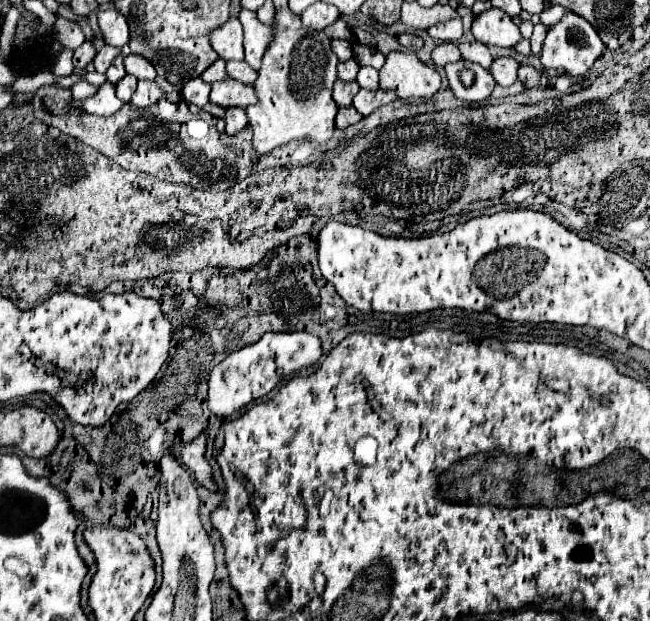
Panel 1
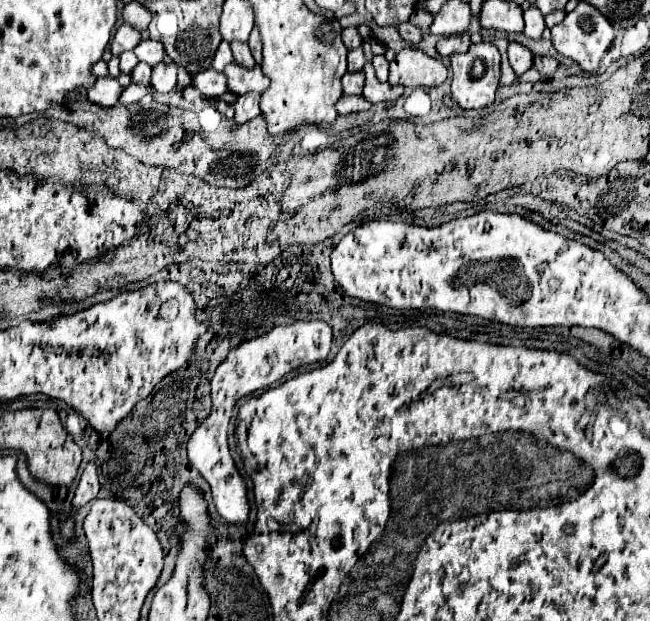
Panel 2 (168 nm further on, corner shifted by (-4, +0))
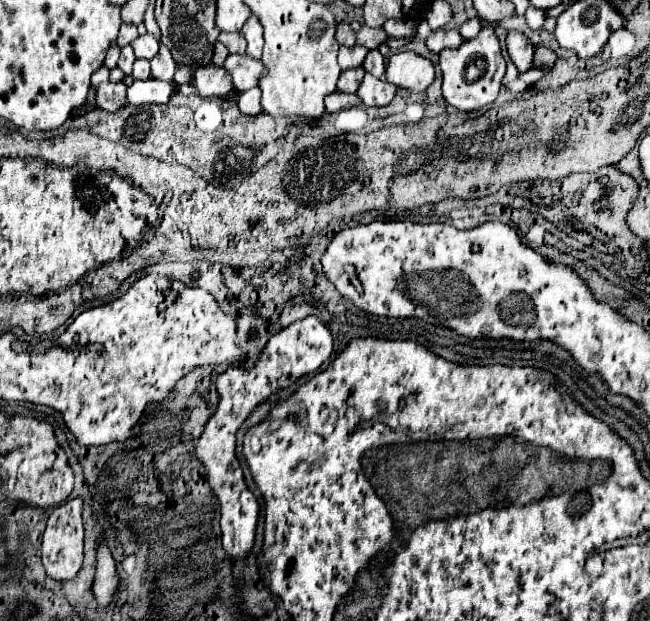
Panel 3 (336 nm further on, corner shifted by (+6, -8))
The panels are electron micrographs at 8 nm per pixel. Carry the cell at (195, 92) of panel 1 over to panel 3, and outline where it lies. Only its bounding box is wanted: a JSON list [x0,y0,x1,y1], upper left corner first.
[193,65,233,97]

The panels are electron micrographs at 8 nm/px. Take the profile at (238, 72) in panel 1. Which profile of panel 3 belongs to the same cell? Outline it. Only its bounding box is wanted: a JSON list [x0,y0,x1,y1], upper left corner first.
[219,31,245,53]

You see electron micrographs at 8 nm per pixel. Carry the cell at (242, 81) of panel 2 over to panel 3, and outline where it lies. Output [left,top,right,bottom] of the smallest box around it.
[225,53,265,93]

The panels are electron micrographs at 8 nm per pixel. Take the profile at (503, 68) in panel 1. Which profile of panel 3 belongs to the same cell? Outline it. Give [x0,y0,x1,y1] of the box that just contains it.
[507,31,535,71]

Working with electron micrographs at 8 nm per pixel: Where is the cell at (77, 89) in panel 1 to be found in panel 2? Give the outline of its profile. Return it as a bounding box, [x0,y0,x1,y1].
[87,77,123,107]

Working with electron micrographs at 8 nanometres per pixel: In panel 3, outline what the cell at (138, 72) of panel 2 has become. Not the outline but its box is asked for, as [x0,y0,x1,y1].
[133,59,151,79]

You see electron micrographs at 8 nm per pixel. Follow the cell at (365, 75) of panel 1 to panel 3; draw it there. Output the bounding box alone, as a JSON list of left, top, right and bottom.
[363,49,385,77]

